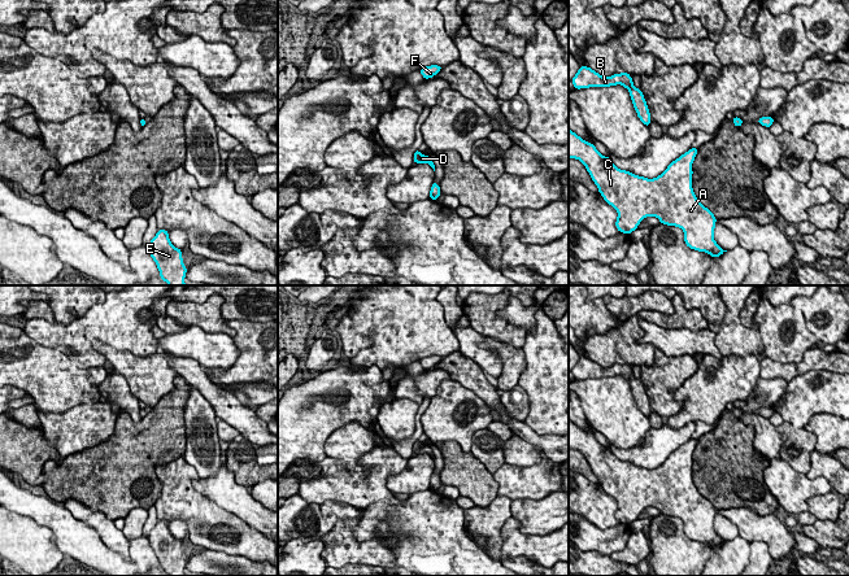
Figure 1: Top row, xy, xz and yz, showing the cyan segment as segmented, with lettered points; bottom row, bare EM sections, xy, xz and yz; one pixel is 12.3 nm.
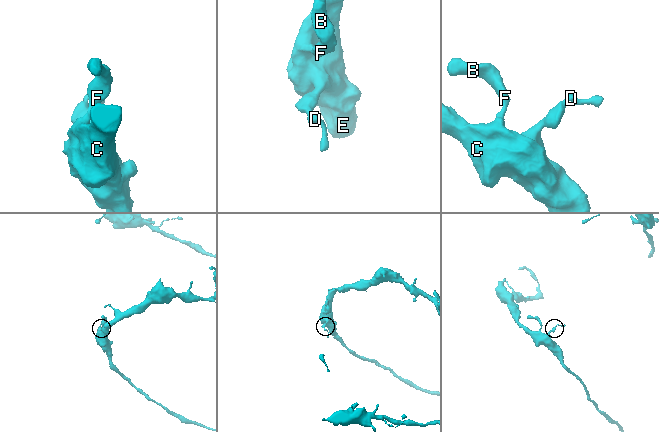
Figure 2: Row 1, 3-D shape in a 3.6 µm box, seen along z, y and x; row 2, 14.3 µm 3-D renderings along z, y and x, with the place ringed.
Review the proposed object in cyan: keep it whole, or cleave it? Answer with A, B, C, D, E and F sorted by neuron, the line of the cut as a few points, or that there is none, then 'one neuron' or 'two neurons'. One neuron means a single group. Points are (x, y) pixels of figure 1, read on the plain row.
A B C D E F; no cut; one neuron

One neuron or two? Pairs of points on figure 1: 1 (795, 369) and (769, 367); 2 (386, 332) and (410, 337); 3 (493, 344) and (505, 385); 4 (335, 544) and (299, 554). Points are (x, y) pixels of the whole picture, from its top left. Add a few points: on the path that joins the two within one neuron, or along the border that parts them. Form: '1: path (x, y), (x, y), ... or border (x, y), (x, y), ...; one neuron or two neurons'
1: path (788, 369), (775, 369); one neuron
2: border (408, 322), (396, 341), (377, 340), (373, 345); two neurons
3: path (504, 353), (508, 357), (508, 375); one neuron
4: border (319, 540), (323, 542), (321, 557), (326, 562); two neurons

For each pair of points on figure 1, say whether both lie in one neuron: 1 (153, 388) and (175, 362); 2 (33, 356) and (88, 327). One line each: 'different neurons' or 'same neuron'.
1: different neurons
2: different neurons

